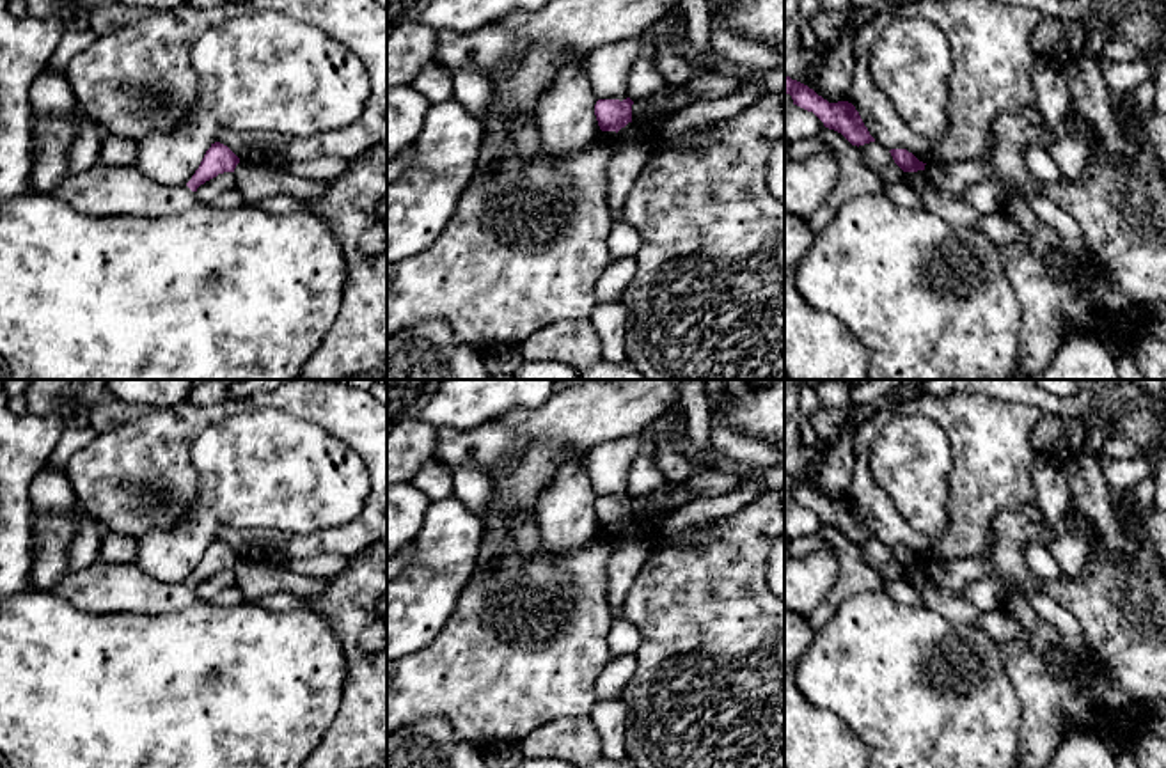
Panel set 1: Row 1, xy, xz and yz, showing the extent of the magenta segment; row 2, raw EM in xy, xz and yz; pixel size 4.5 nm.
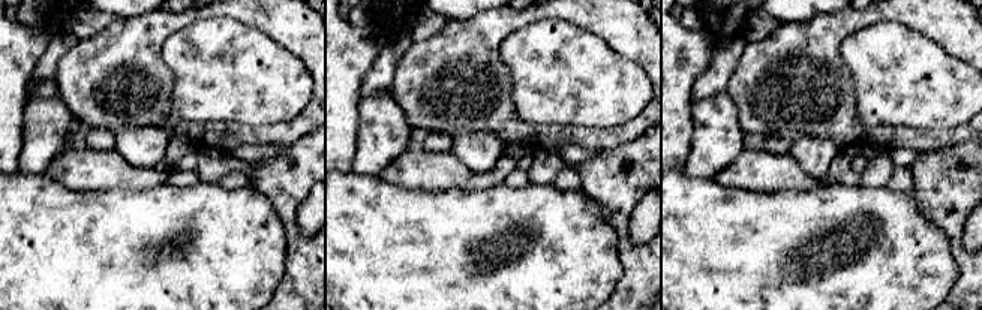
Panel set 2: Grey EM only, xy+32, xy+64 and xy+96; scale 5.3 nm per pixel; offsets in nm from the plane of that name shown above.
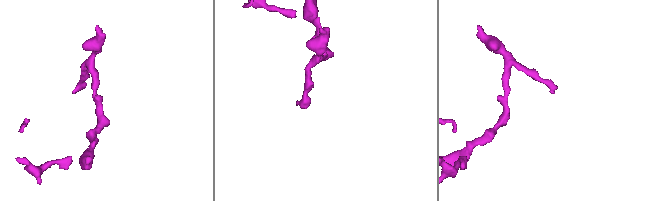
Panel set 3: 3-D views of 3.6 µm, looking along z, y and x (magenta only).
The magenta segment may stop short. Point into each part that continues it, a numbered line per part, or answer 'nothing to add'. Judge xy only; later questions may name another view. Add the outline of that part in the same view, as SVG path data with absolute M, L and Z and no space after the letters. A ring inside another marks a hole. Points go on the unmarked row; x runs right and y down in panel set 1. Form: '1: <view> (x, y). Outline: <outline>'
nothing to add

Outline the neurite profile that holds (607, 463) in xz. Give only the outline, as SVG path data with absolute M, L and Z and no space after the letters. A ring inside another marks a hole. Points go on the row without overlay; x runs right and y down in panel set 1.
M630 435L607 440L587 451L586 468L598 497L626 497L628 472L641 445L641 435Z

